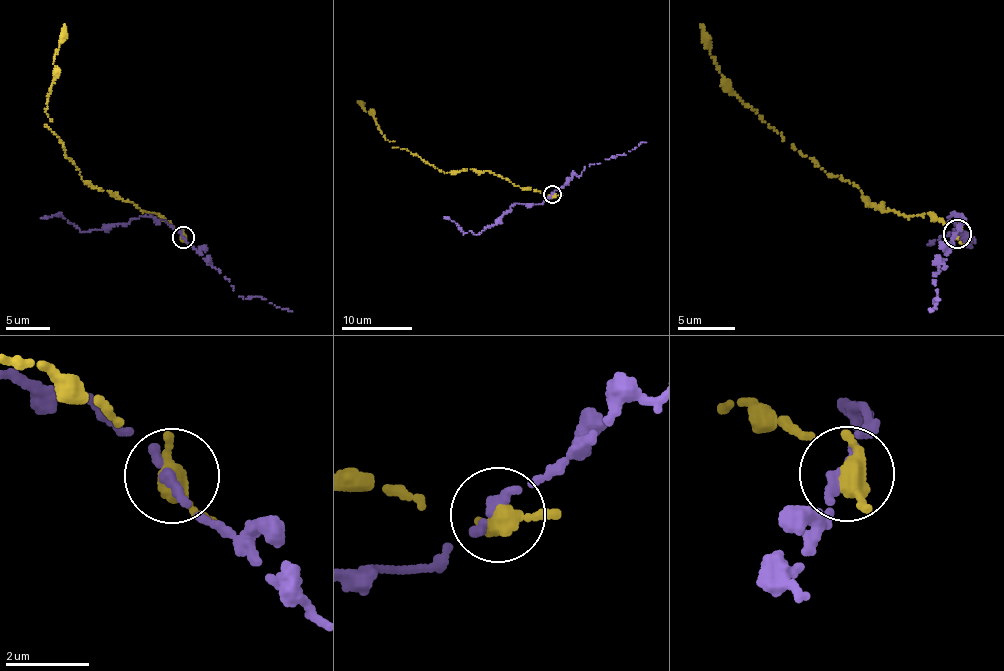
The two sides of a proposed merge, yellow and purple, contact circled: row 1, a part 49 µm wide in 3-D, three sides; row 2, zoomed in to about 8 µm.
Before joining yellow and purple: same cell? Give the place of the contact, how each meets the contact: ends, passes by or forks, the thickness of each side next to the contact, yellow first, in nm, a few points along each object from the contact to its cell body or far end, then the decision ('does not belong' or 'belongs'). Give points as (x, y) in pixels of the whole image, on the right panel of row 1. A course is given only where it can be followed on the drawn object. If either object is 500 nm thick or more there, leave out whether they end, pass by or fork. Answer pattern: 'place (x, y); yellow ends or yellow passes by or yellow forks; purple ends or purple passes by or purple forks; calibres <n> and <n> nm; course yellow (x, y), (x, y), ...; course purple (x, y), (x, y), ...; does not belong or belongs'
place (957, 233); calibres 500 and 320 nm; course yellow (957, 233), (955, 222), (929, 213), (883, 212), (783, 141), (719, 72), (700, 24); course purple (957, 233), (964, 219), (947, 217), (966, 233), (970, 245), (973, 240), (959, 232), (927, 244); does not belong

